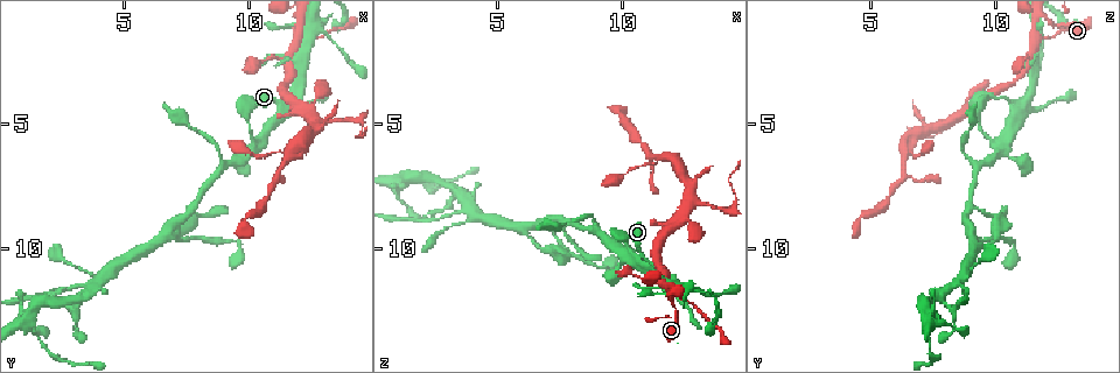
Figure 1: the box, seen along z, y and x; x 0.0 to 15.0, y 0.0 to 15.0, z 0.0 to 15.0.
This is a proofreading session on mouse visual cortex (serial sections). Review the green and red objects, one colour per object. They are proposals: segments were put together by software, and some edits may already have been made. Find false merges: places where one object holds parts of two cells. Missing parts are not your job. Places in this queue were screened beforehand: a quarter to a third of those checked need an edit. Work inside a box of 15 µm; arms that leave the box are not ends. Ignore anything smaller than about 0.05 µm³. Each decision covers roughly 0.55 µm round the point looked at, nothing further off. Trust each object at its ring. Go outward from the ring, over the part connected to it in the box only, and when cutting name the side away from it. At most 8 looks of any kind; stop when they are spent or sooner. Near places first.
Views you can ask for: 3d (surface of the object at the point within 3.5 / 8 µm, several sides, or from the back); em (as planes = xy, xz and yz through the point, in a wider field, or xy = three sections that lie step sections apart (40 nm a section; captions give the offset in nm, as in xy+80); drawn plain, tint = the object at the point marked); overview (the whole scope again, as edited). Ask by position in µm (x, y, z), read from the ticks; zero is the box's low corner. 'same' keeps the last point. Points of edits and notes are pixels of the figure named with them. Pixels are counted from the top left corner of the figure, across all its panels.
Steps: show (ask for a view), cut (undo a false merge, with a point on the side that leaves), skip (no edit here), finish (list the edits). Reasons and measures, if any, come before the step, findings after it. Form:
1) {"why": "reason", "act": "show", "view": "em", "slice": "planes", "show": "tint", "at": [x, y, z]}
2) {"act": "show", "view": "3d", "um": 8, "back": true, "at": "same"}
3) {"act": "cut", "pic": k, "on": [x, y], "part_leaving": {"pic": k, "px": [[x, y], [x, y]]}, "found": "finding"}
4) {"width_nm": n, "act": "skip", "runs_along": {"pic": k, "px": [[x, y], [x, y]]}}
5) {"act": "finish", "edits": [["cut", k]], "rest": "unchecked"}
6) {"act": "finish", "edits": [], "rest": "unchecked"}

{"why": "calibre changes", "act": "show", "view": "3d", "um": 3.5, "at": [12.0, 1.4, 11.6]}

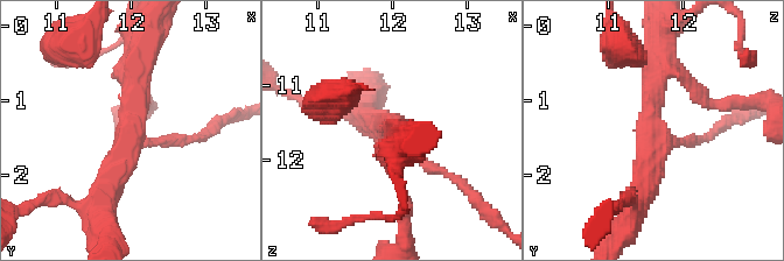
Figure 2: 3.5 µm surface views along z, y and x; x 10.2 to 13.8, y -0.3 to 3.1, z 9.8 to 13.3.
{"arms": 3, "arm_widths_nm": [150, 350, 400], "why": "need the tissue", "act": "show", "view": "em", "slice": "xy", "step": 3, "show": "tint", "at": [11.95, 1.45, 11.55]}

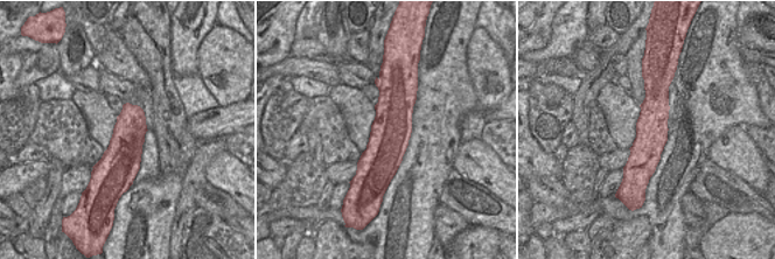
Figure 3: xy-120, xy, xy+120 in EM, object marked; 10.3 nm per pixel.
{"act": "skip", "found": "one cell here"}

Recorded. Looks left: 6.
{"why": "sudden change in width", "act": "show", "view": "3d", "um": 3.5, "at": [11.5, 4.5, 10.9]}

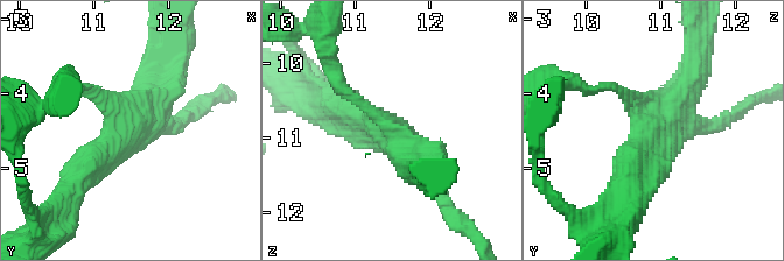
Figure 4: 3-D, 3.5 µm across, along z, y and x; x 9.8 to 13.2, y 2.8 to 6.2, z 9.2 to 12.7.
{"arms": 4, "arm_widths_nm": [150, 300, 400, 450], "why": "now the EM", "act": "show", "view": "em", "slice": "xy", "step": 2, "show": "tint", "at": [11.45, 4.40, 10.85]}

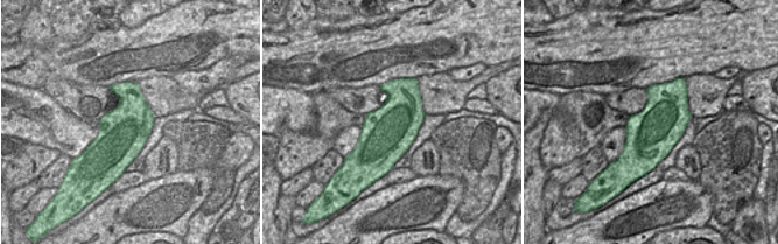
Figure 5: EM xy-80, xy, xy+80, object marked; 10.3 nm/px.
{"act": "skip", "runs_along": {"pic": 4, "px": [[337, 85], [384, 118], [417, 171]]}, "found": "continuous, no second cell"}

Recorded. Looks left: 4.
{"why": "a narrow waist", "act": "show", "view": "3d", "um": 3.5, "at": [11.1, 7.1, 6.3]}

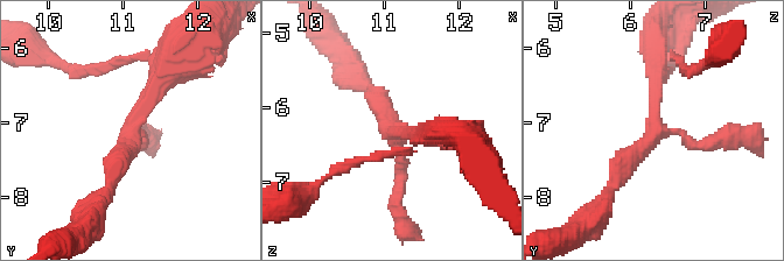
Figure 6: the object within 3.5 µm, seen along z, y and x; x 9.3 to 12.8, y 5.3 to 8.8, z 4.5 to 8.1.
{"why": "shape alone is not enough", "act": "show", "view": "em", "slice": "xy", "step": 2, "show": "tint", "at": [11.10, 7.10, 6.35]}

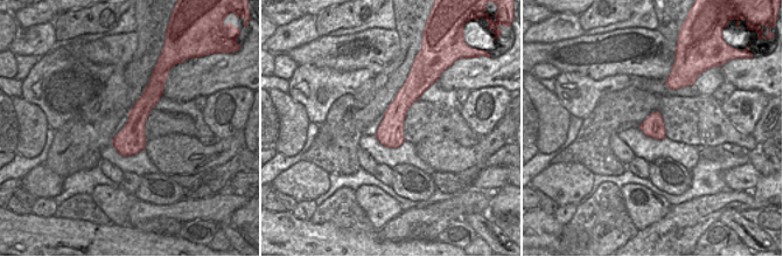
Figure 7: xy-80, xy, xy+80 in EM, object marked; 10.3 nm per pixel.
{"act": "show", "view": "em", "slice": "xy", "step": 1, "show": "tint", "at": "same"}

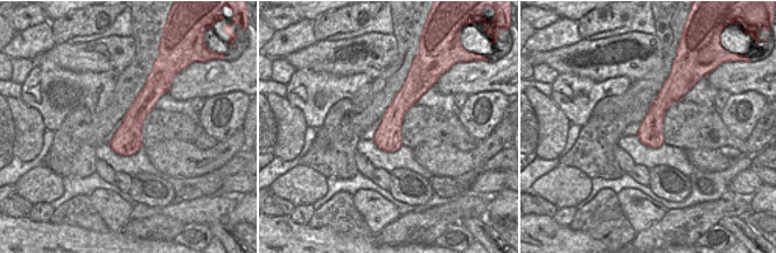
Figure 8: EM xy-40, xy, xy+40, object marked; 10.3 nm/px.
{"act": "skip", "runs_along": {"pic": 6, "px": [[167, 61], [131, 121], [110, 189]]}, "found": "continuous, no second cell"}

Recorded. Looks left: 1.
{"act": "finish", "edits": [], "rest": "unchecked"}

